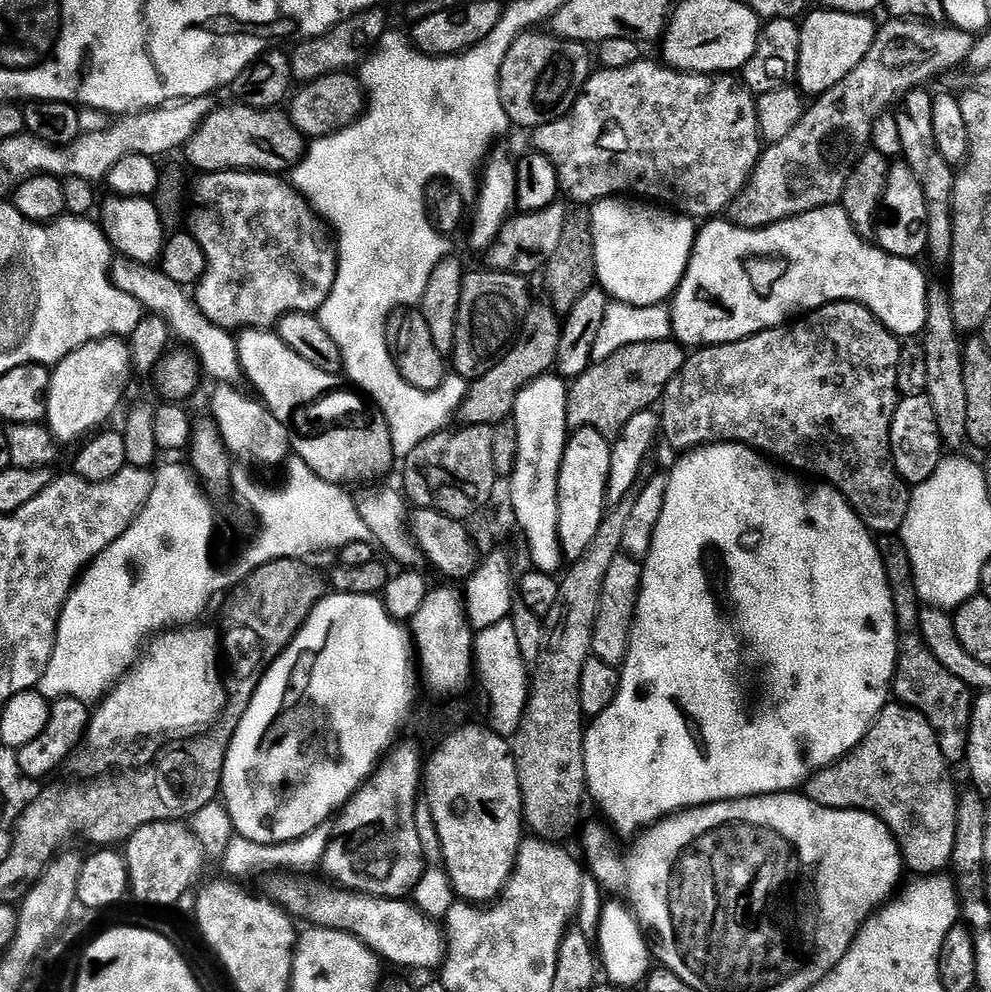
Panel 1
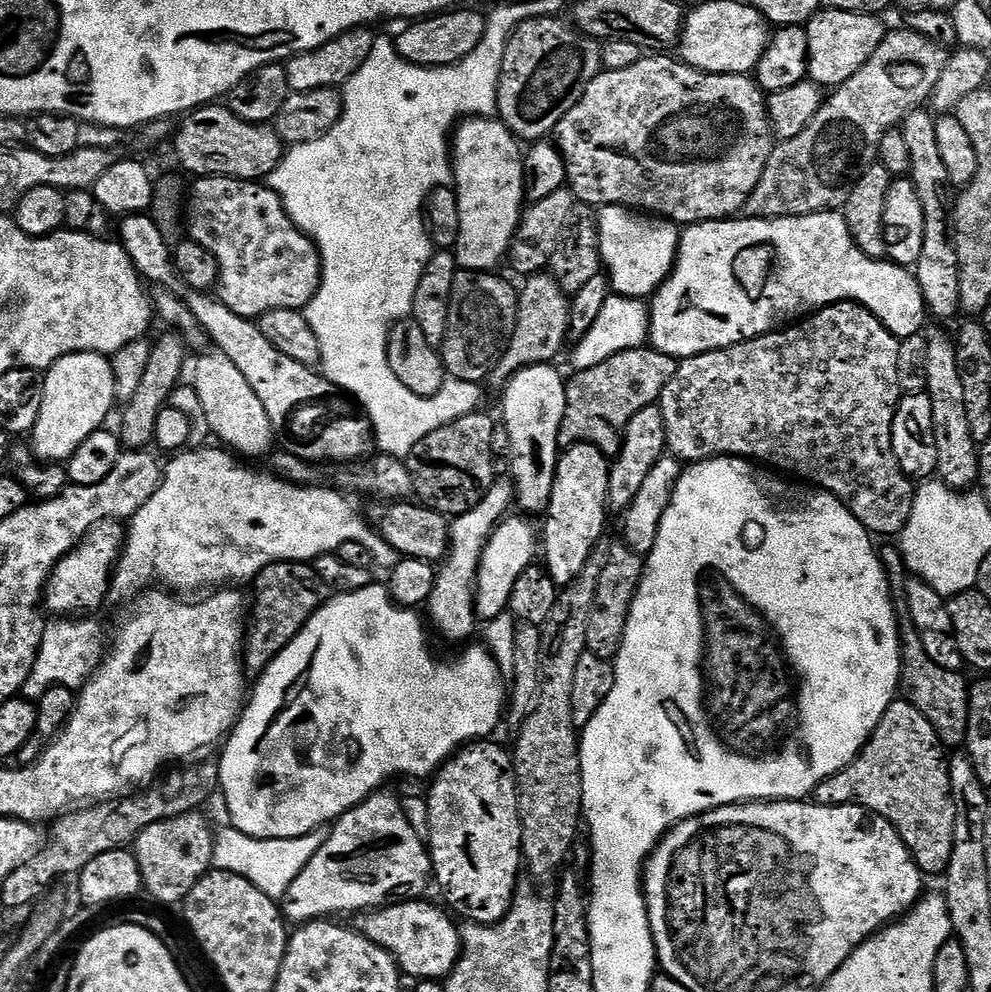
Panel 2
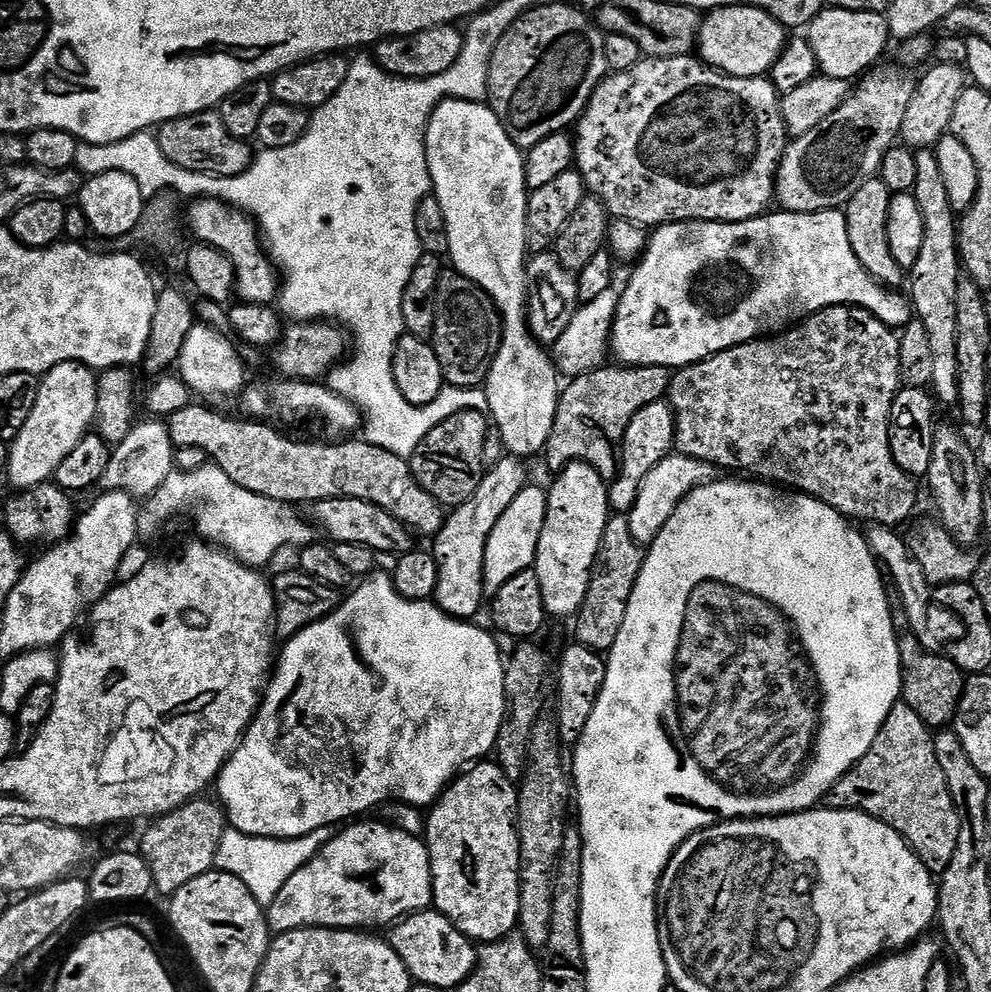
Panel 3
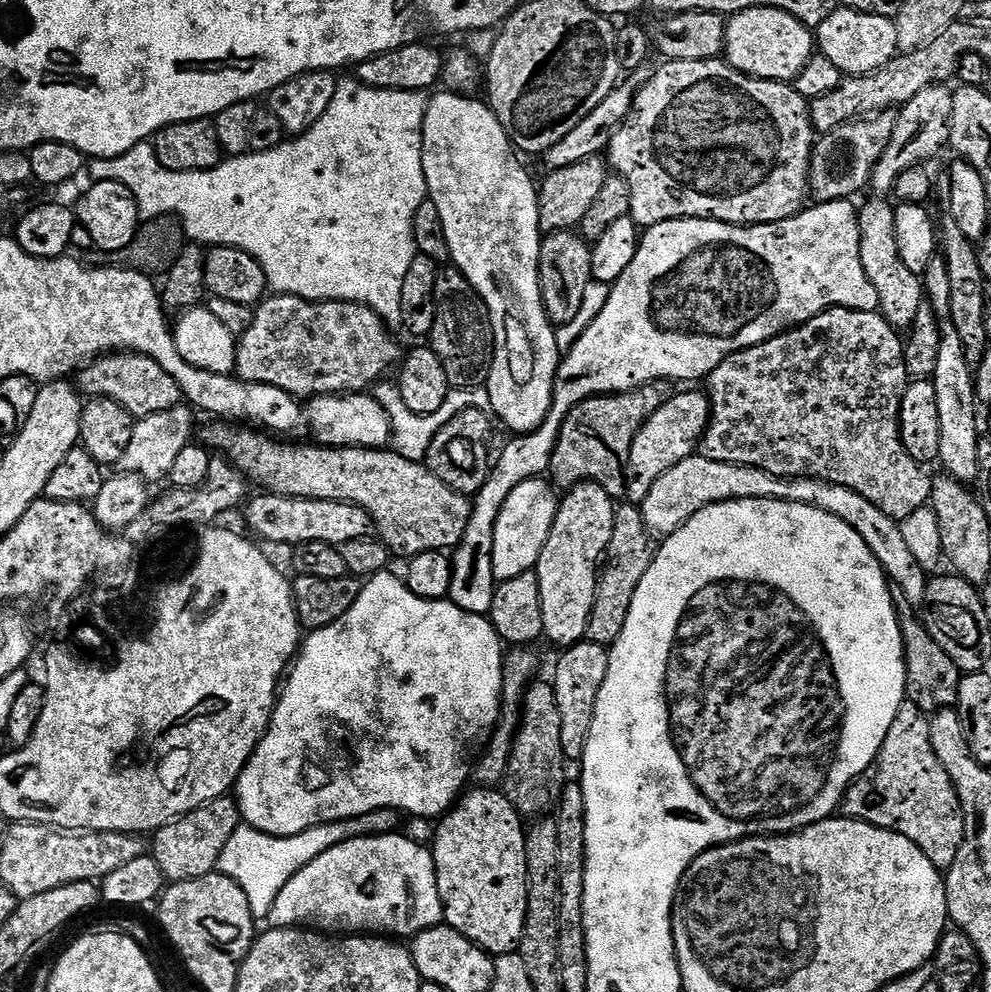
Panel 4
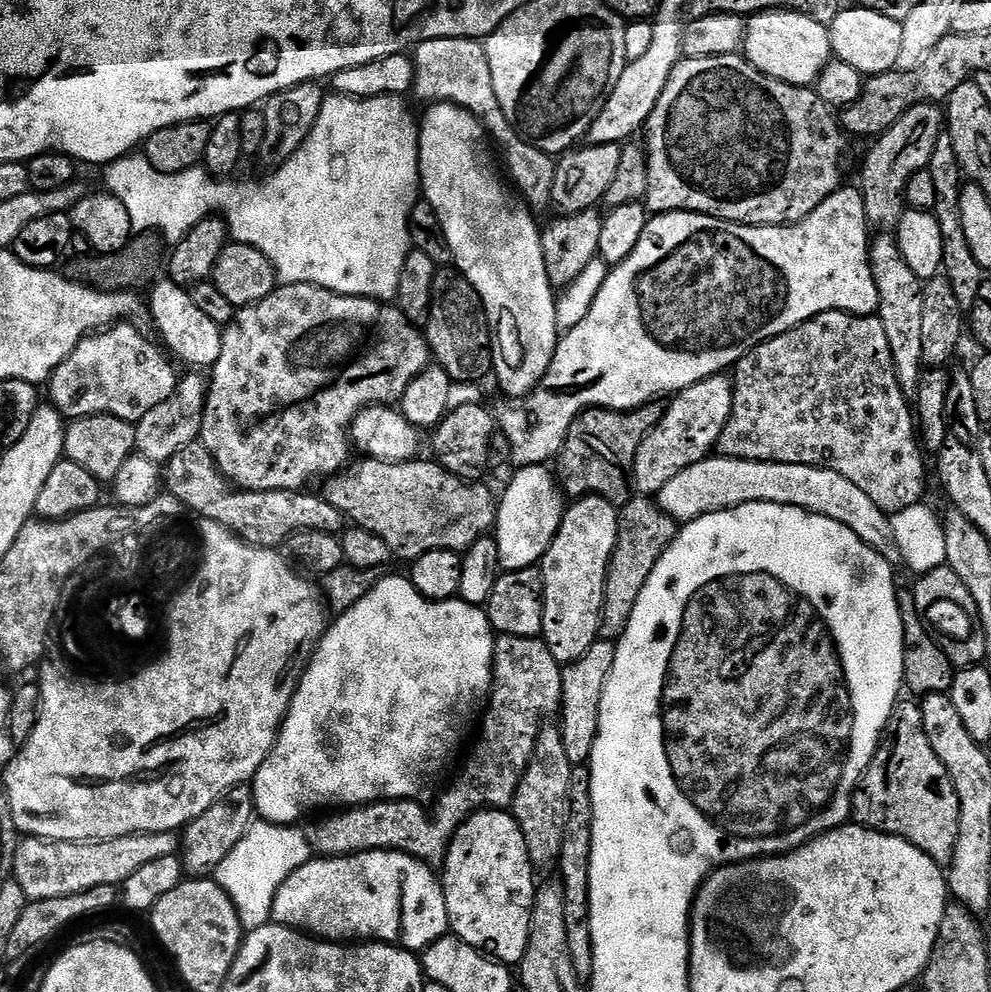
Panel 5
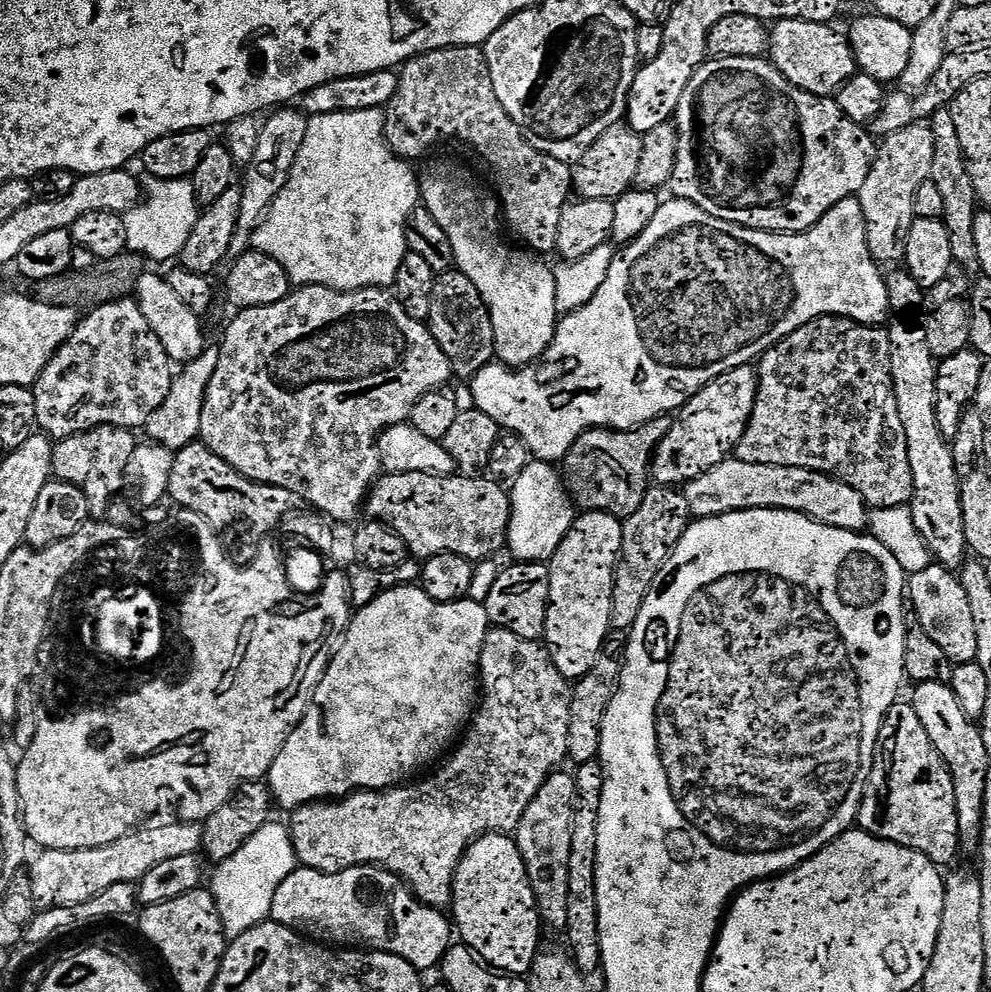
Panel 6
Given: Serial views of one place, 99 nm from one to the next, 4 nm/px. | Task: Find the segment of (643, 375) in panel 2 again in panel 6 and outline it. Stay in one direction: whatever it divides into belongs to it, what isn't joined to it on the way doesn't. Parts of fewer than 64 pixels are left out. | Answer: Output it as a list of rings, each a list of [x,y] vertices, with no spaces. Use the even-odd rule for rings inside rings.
[[[671,415],[656,416],[637,428],[591,428],[590,431],[583,432],[574,446],[570,446],[562,461],[564,487],[567,488],[573,505],[586,512],[605,512],[621,518],[634,514],[634,510],[642,506],[642,498],[650,487],[652,453],[656,451],[658,442],[662,442],[662,438],[666,438],[666,434],[670,432],[672,421]]]

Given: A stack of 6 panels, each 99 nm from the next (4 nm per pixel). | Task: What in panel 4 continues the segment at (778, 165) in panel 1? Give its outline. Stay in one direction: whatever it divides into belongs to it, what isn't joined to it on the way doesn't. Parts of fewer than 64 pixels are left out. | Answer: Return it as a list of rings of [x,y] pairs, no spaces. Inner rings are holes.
[[[889,110],[873,114],[867,118],[851,120],[834,130],[823,133],[817,139],[812,150],[812,161],[810,162],[810,170],[808,171],[809,193],[813,197],[816,196],[815,199],[817,201],[823,202],[825,200],[846,200],[855,197],[855,192],[860,192],[863,188],[867,189],[872,178],[874,166],[878,162],[878,158],[882,158],[882,154],[890,142],[890,134],[894,134],[896,118],[897,113]]]

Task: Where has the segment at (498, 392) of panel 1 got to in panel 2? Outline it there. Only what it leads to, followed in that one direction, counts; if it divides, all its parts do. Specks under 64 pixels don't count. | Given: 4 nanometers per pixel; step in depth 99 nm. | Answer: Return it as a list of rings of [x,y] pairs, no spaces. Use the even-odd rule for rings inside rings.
[[[551,274],[529,276],[523,284],[524,289],[521,287],[518,292],[518,314],[512,341],[502,354],[498,366],[494,366],[490,377],[490,384],[493,384],[496,390],[503,389],[504,385],[524,368],[535,364],[552,364],[568,340],[569,293],[564,292],[562,286],[558,286]]]

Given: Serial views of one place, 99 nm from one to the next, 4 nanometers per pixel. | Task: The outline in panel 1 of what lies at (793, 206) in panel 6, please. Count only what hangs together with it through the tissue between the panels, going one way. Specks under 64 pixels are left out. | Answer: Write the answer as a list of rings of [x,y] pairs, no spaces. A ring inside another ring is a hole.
[[[642,58],[634,66],[626,66],[622,70],[606,68],[593,71],[584,84],[584,91],[574,102],[572,109],[562,118],[535,129],[531,136],[533,144],[531,147],[535,151],[541,152],[554,166],[554,170],[558,174],[561,193],[565,197],[568,195],[570,199],[577,200],[580,203],[577,205],[591,206],[598,200],[607,200],[609,196],[635,193],[640,198],[655,198],[657,201],[693,218],[701,218],[700,216],[704,216],[703,218],[719,217],[732,203],[734,197],[744,189],[744,183],[747,182],[750,173],[756,169],[756,163],[760,161],[762,151],[760,127],[756,117],[756,101],[753,93],[749,92],[735,75],[678,72],[660,62],[651,64],[648,58]]]

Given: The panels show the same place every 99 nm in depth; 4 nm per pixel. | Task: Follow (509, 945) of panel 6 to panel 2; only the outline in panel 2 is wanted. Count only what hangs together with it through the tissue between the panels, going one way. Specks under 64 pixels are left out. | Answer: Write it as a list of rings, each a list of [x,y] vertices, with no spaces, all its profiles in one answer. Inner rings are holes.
[[[485,738],[454,753],[431,777],[432,789],[426,792],[430,810],[426,847],[432,858],[435,887],[437,884],[444,891],[449,904],[447,907],[457,917],[465,916],[463,919],[473,924],[497,924],[507,914],[518,892],[516,879],[520,876],[520,868],[522,872],[522,830],[516,774],[512,770],[509,749],[499,748],[492,742]]]

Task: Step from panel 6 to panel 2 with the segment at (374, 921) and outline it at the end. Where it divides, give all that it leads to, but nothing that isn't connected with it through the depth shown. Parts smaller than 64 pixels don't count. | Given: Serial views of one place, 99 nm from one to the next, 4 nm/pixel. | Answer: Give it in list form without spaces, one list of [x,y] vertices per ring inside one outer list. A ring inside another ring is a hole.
[[[381,790],[378,792],[374,792],[372,793],[371,796],[366,797],[365,800],[360,805],[358,805],[357,808],[351,808],[351,810],[347,812],[345,816],[341,816],[339,820],[335,821],[335,823],[331,825],[330,831],[332,831],[332,833],[330,833],[329,836],[325,835],[323,837],[320,849],[318,850],[318,854],[314,854],[314,858],[310,858],[310,862],[306,865],[306,867],[304,867],[303,870],[296,875],[296,877],[294,878],[294,882],[290,882],[290,886],[286,890],[286,894],[284,895],[284,898],[282,901],[282,911],[284,914],[285,921],[291,922],[293,925],[296,925],[296,926],[303,926],[309,922],[315,922],[321,918],[339,917],[339,916],[336,916],[339,914],[339,912],[352,912],[351,914],[359,914],[361,912],[375,910],[377,908],[384,908],[387,904],[399,904],[400,901],[402,900],[414,900],[414,899],[423,897],[425,895],[424,891],[426,891],[428,888],[428,884],[430,888],[430,881],[433,879],[432,858],[431,856],[428,855],[428,849],[426,847],[425,841],[422,839],[420,835],[418,835],[418,833],[416,833],[416,831],[414,831],[414,829],[410,826],[410,822],[404,816],[404,805],[402,803],[401,797],[398,798],[396,796],[391,796],[391,794],[388,793],[388,790]]]

